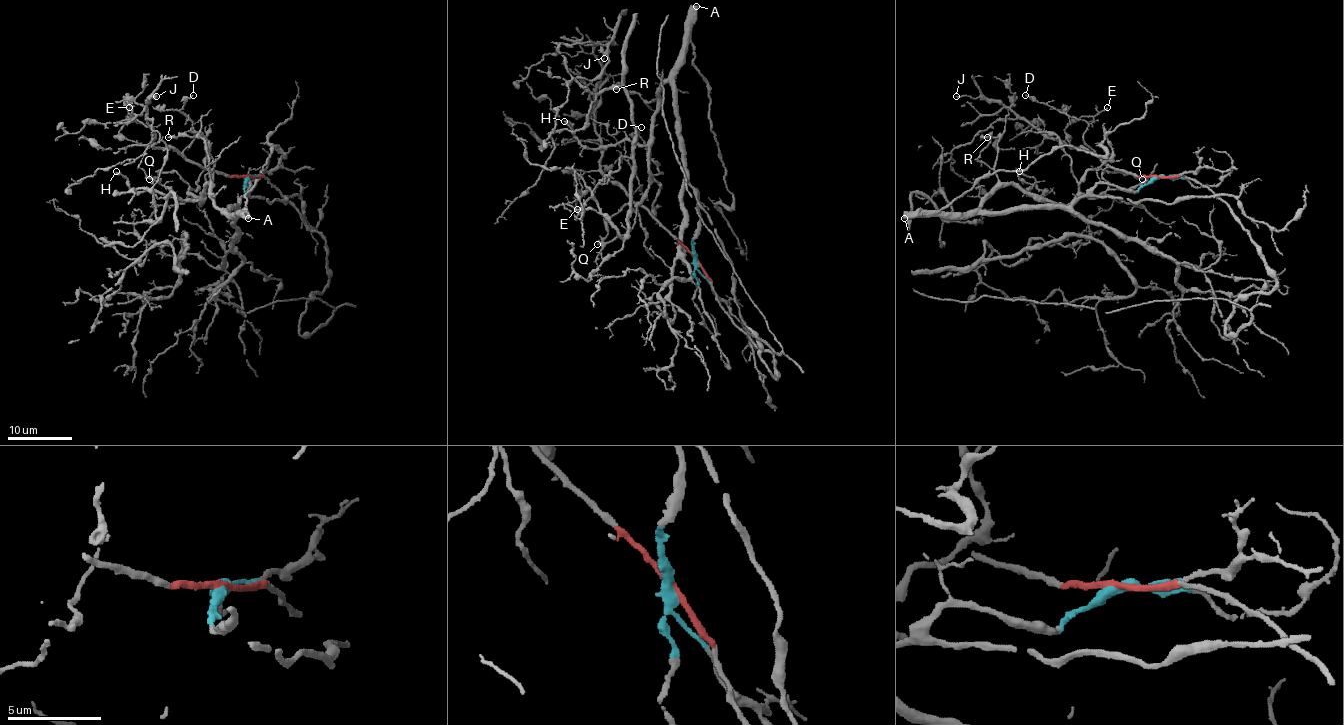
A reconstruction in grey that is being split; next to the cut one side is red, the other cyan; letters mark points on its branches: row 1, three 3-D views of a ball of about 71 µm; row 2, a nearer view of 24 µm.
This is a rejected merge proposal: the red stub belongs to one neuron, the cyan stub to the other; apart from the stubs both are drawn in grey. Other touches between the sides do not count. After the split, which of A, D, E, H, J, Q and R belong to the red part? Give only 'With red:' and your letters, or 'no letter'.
With red: D, E, J

